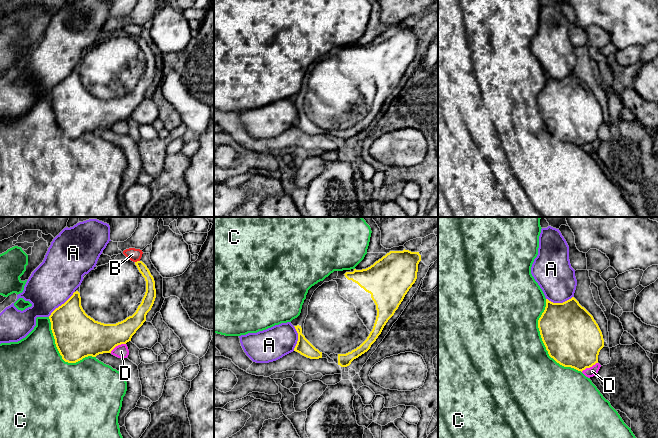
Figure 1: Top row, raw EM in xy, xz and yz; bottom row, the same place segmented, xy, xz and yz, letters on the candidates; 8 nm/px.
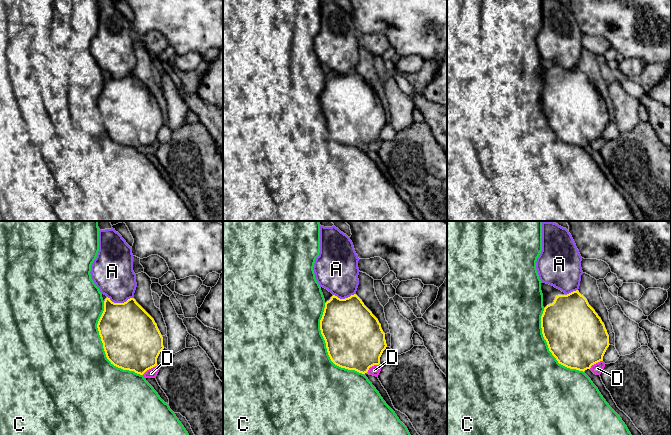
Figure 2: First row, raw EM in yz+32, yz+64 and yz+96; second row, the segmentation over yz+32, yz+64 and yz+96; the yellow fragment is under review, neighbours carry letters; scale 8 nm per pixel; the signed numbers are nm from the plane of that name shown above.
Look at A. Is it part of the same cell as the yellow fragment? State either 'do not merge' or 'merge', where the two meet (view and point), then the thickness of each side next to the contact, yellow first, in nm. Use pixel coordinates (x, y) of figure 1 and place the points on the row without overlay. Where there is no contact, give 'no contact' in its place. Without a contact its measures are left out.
merge; meets yellow in xy at (62, 80); 340 nm thick on the yellow side, 360 nm on the other

